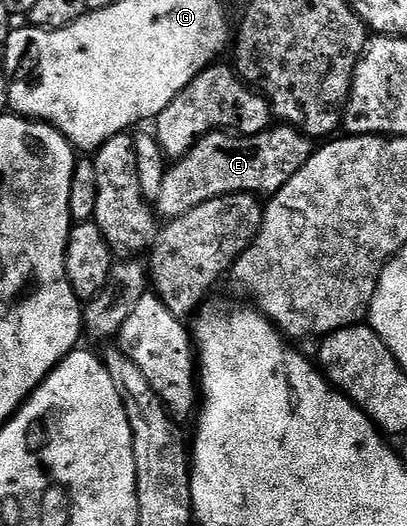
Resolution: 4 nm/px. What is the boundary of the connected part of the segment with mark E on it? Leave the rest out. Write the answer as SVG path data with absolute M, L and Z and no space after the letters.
M275 124L262 130L260 134L250 136L236 136L231 132L206 134L195 143L194 148L185 157L174 159L168 165L165 180L161 184L161 192L153 203L153 209L160 219L170 220L185 216L193 212L193 208L226 194L273 195L281 188L285 188L285 184L289 184L289 180L293 180L297 172L301 172L301 168L310 160L312 153L312 139L304 135L301 130L286 124Z

